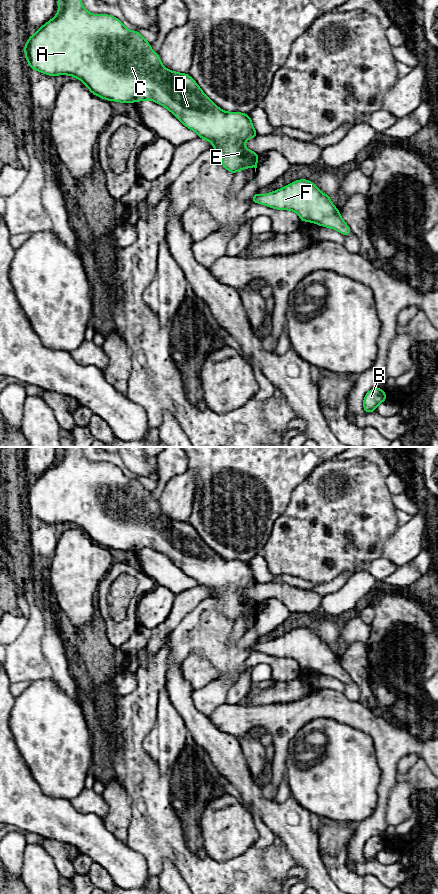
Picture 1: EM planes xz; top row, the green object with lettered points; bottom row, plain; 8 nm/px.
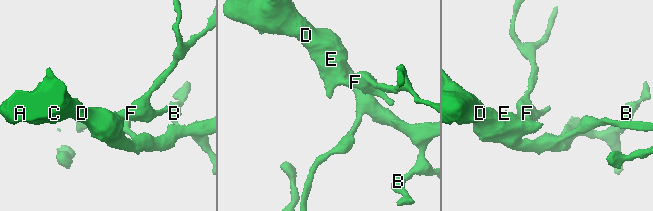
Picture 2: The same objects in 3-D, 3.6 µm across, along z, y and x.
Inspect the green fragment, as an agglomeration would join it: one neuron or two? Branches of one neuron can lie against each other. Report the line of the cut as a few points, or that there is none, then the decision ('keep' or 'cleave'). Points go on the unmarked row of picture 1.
no cut; keep

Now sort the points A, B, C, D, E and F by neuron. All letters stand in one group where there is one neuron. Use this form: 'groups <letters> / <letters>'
groups A B C D E F

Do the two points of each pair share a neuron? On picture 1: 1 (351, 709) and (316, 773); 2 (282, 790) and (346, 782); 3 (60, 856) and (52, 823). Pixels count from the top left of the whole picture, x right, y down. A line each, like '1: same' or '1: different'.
1: different
2: different
3: different

